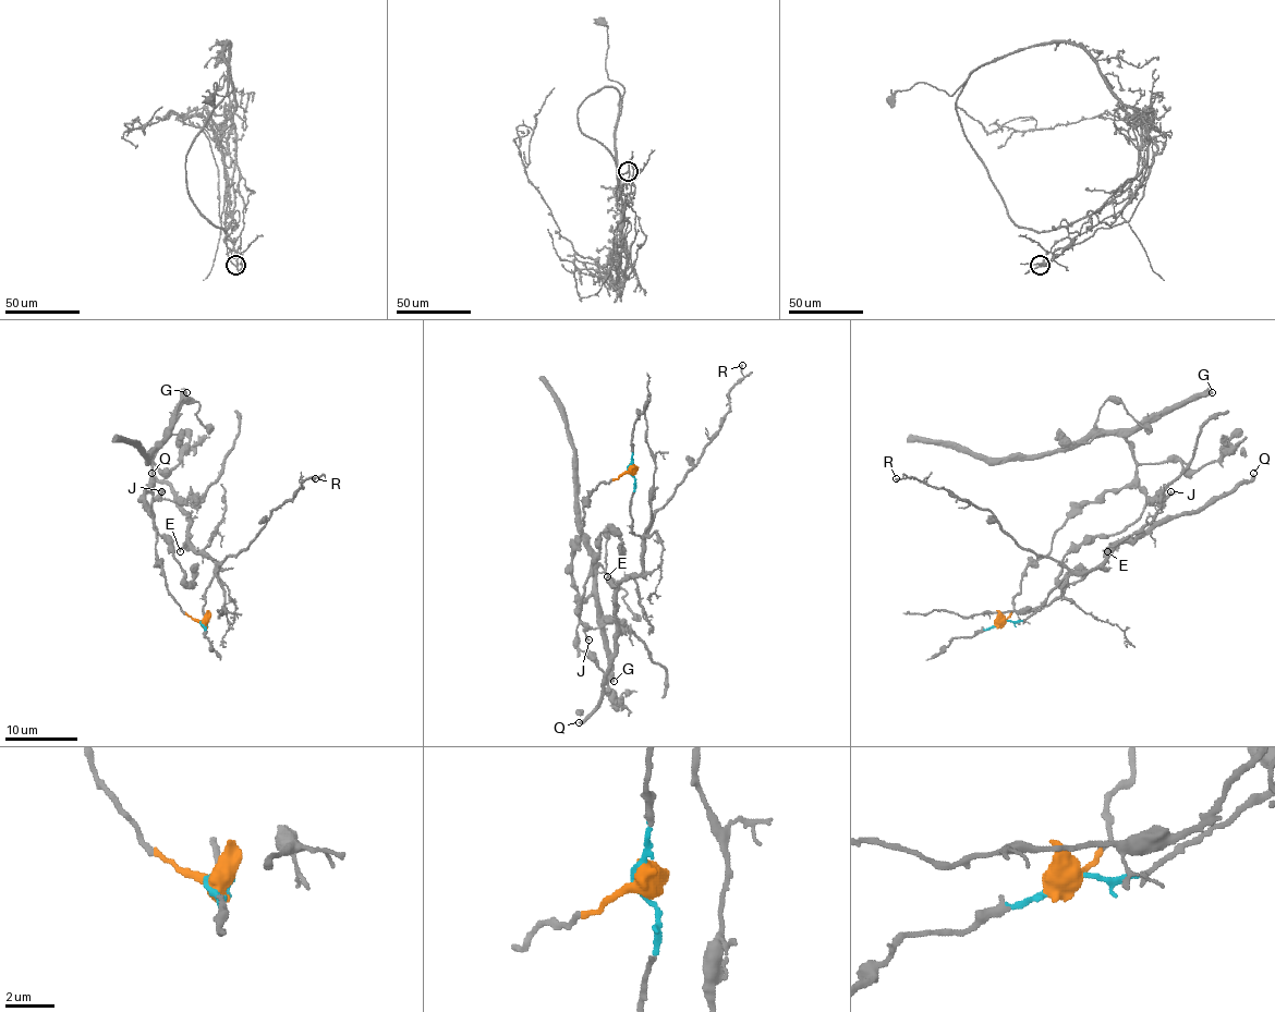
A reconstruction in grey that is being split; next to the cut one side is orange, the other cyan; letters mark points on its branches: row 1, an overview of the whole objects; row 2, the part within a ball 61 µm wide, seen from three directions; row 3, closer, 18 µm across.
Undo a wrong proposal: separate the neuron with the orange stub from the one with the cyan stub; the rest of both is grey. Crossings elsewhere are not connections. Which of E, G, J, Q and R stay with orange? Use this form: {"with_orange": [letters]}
{"with_orange": ["G", "J"]}

